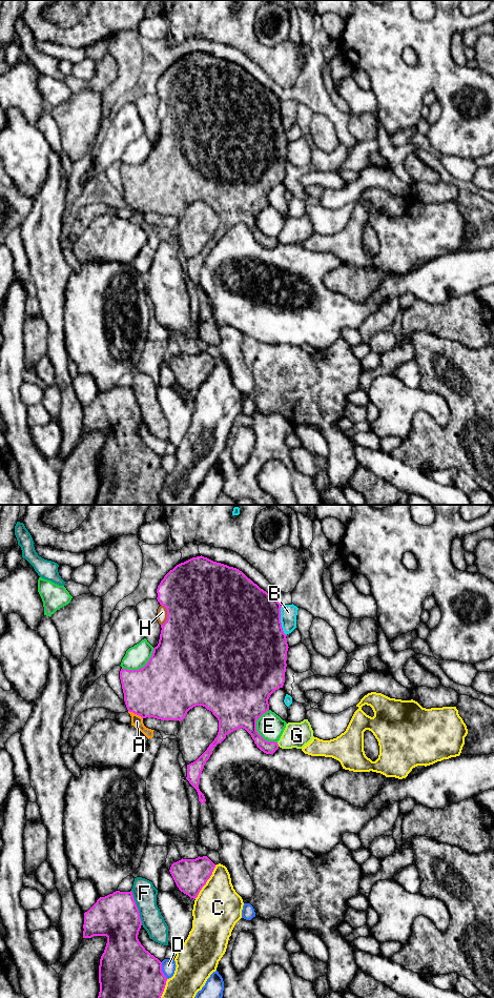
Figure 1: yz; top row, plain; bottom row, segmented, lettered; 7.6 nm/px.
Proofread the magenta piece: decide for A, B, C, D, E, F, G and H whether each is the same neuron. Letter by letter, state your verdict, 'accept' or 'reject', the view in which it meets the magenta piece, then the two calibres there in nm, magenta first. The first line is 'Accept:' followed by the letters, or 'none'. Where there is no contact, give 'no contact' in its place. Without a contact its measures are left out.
Accept: none
A: reject; meets magenta in yz; 420 nm thick on the magenta side, 90 nm on the other
B: reject; meets magenta in yz; 500 nm thick on the magenta side, 130 nm on the other
C: reject; meets magenta in yz; 260 nm thick on the magenta side, 360 nm on the other
D: reject; meets magenta in yz; 500 nm thick on the magenta side, 110 nm on the other
E: reject; meets magenta in yz; 380 nm thick on the magenta side, 200 nm on the other
F: reject; meets magenta in yz; 340 nm thick on the magenta side, 180 nm on the other
G: reject; meets magenta in yz; 100 nm thick on the magenta side, 190 nm on the other
H: reject; meets magenta in yz; 500 nm thick on the magenta side, 80 nm on the other

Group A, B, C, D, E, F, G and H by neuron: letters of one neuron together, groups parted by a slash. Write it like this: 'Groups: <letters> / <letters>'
Groups: A / B / C / D / E / F / G / H

